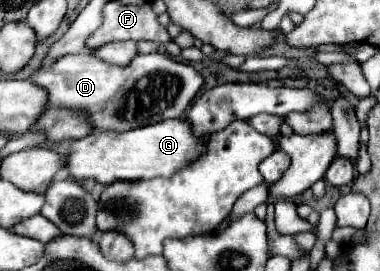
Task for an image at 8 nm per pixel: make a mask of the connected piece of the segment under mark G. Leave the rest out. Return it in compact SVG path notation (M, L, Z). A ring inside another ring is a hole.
M187 118L163 120L129 132L103 132L103 136L89 134L79 140L71 140L71 152L67 156L67 166L71 178L87 180L93 178L101 184L113 184L117 180L145 180L157 176L173 176L191 162L195 162L203 152L207 152L209 136L195 136Z

